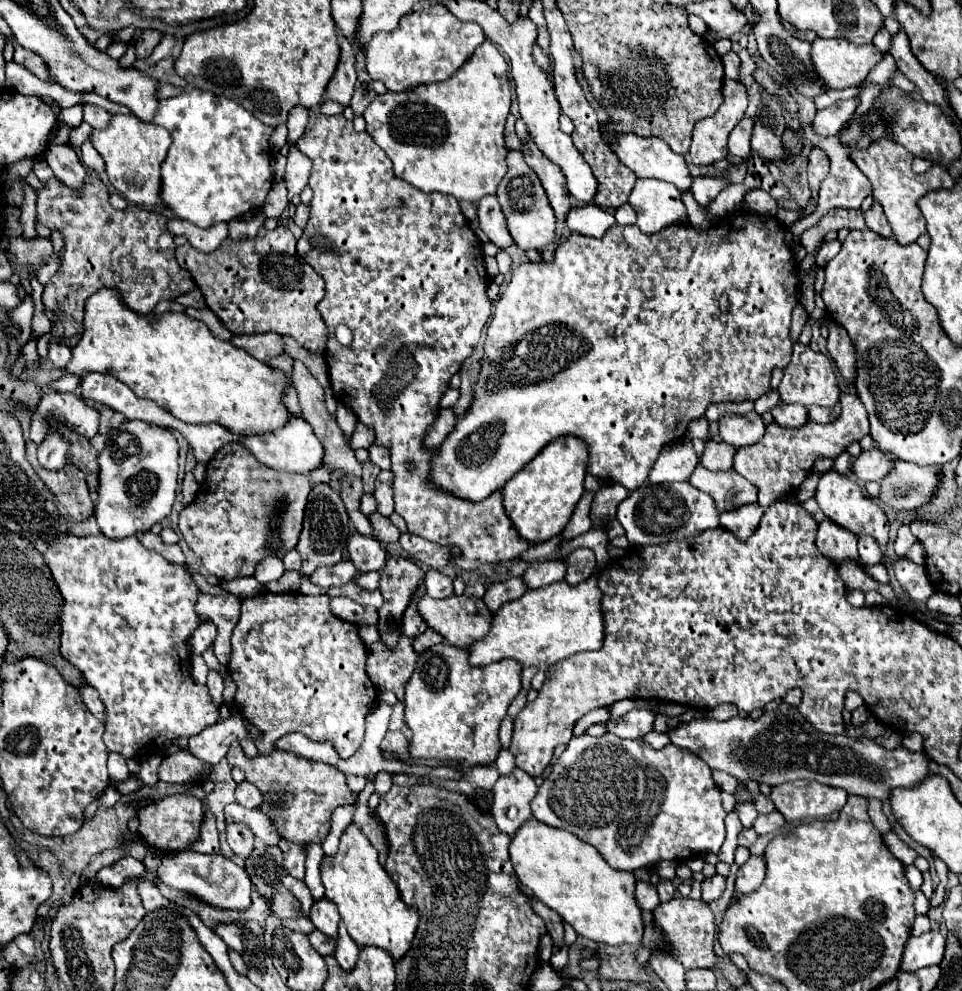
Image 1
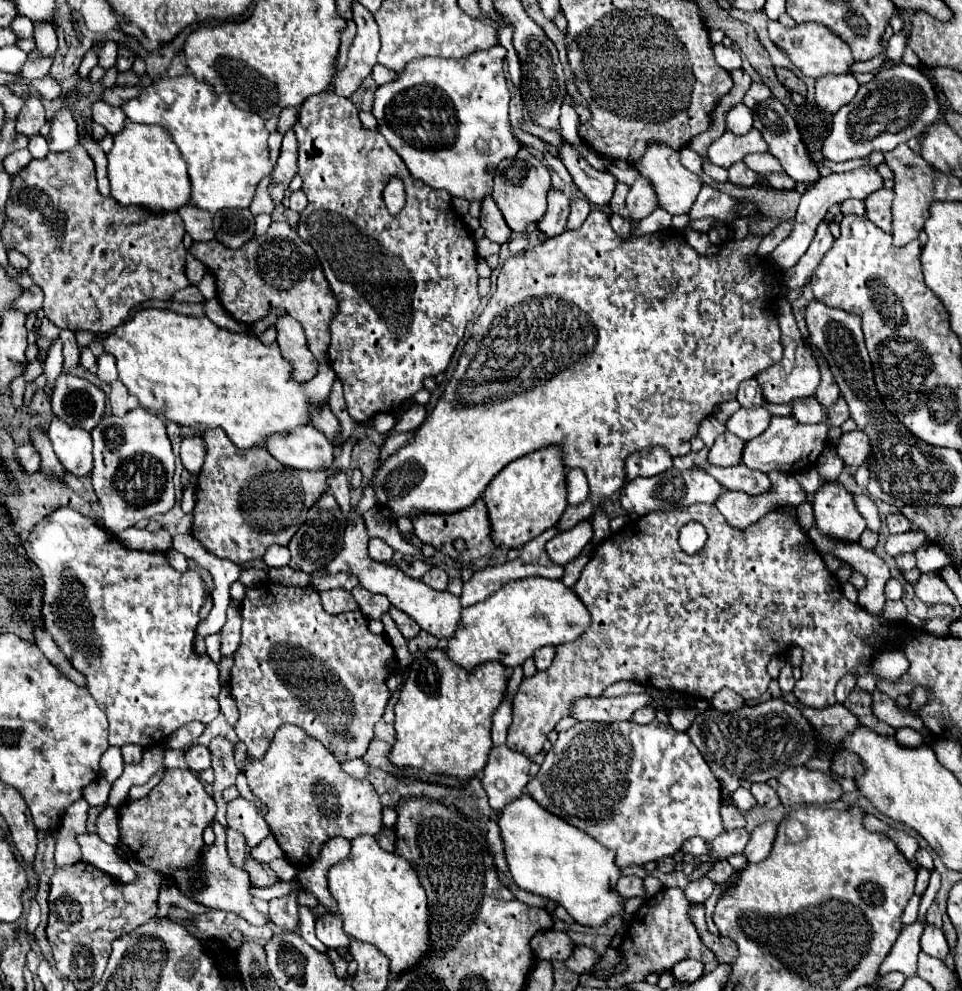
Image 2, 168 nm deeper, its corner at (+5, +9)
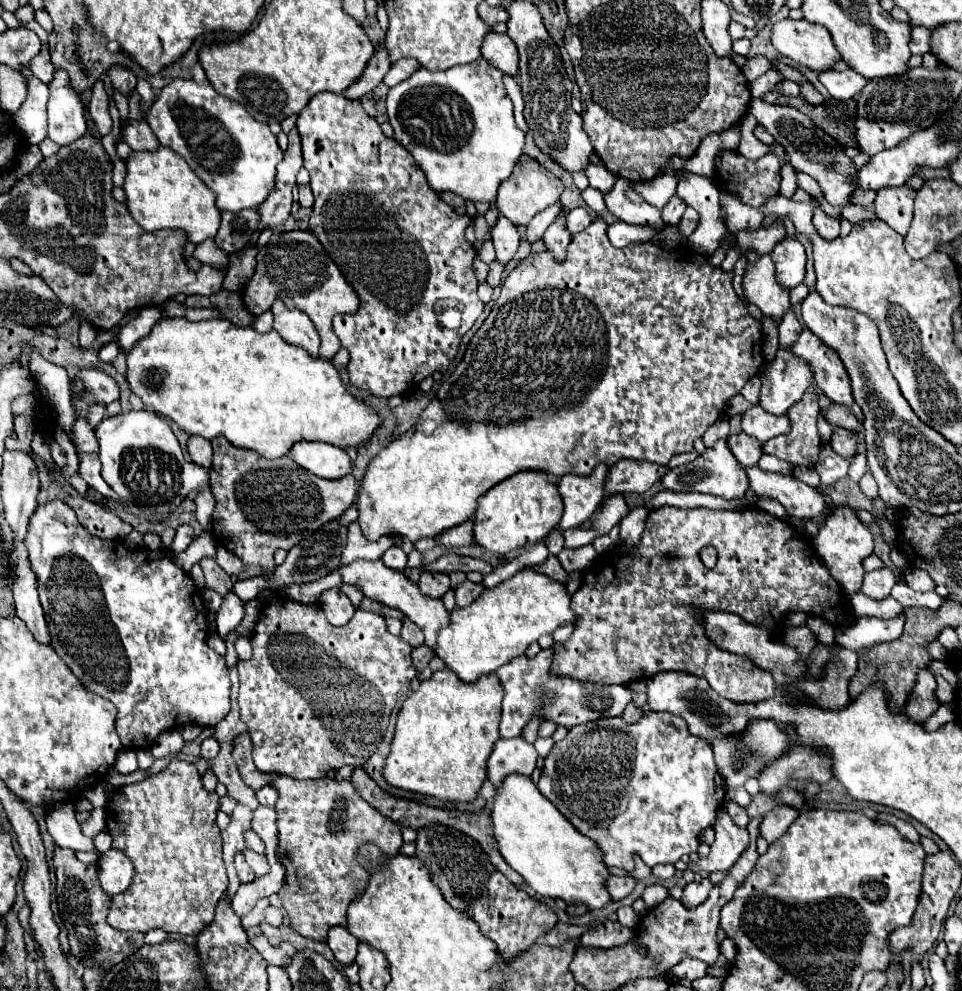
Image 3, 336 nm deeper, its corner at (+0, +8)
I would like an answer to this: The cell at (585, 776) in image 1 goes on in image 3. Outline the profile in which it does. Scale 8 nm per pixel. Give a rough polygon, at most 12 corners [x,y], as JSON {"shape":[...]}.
{"shape":[[680,716],[570,728],[536,786],[606,866],[696,852],[726,796]]}

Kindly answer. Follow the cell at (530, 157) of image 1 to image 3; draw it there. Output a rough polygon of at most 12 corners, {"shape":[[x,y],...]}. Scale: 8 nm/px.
{"shape":[[564,208],[544,234],[546,248],[556,260],[564,260],[572,238],[564,226]]}

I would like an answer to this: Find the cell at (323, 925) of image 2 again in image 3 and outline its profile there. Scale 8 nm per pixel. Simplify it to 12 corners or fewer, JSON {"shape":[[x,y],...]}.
{"shape":[[344,926],[328,930],[340,964],[354,962],[358,940]]}

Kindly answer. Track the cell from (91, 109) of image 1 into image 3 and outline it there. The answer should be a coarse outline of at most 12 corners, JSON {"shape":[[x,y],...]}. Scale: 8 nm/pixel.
{"shape":[[122,120],[132,150],[156,150],[158,138],[144,120]]}

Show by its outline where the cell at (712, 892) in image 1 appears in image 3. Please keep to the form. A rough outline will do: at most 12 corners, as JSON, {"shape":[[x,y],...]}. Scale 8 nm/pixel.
{"shape":[[708,878],[686,884],[684,906],[696,908],[708,898]]}

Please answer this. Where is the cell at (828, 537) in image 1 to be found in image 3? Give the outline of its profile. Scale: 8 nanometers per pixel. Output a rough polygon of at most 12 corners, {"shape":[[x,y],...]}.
{"shape":[[890,568],[864,576],[862,592],[874,600],[890,596],[896,584]]}

